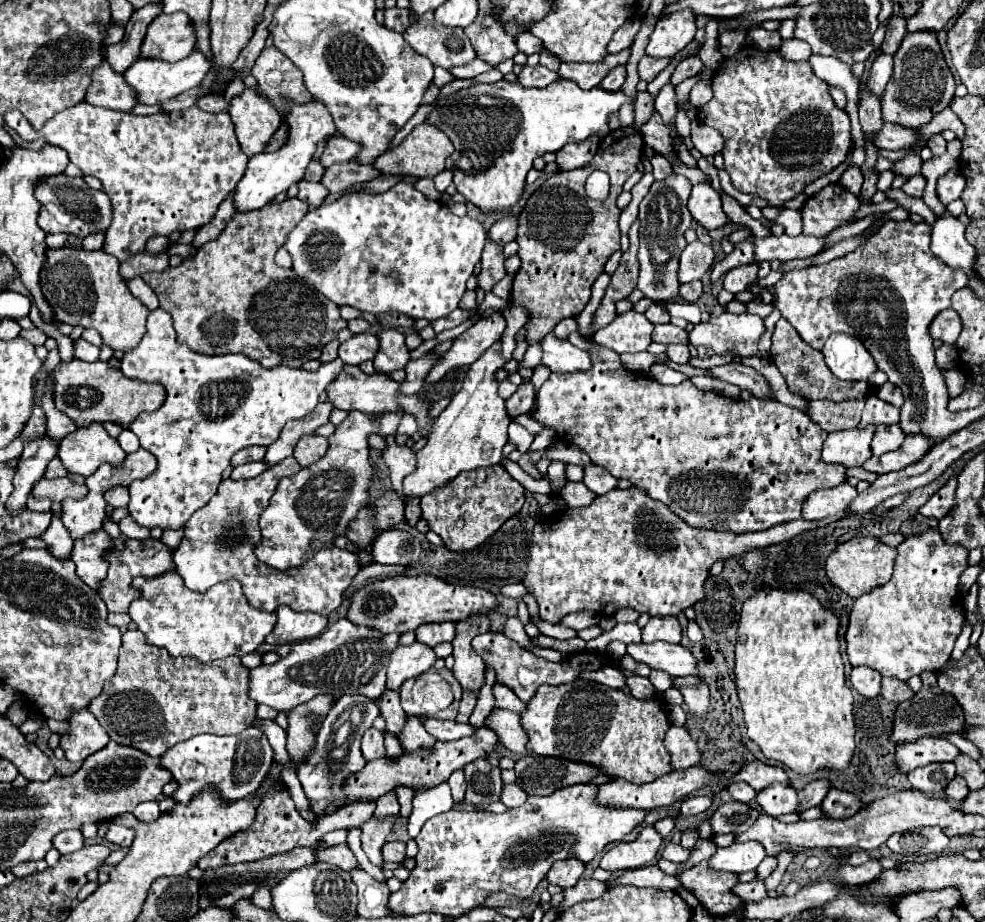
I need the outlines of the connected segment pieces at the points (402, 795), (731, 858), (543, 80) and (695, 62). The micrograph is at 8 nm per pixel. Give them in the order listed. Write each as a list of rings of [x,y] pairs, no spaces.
[[[398,786],[395,788],[398,802],[400,805],[400,815],[409,817],[412,811],[412,801],[415,796],[415,791],[406,786]]]
[[[734,842],[728,848],[718,848],[718,852],[708,862],[714,870],[742,874],[748,870],[756,870],[764,858],[764,848],[760,848],[758,842]]]
[[[536,64],[536,66],[524,66],[522,68],[522,72],[518,74],[518,80],[524,84],[524,86],[548,86],[550,82],[554,82],[554,80],[558,80],[561,78],[556,74],[556,72],[552,72],[552,70],[548,70],[546,66],[542,66],[542,64]]]
[[[698,56],[684,58],[684,60],[676,66],[676,70],[674,70],[674,74],[672,74],[670,82],[676,86],[676,84],[680,84],[682,80],[686,80],[686,78],[690,78],[690,76],[694,76],[694,74],[702,72],[702,68],[704,68],[704,64],[702,64],[702,60],[700,60]]]

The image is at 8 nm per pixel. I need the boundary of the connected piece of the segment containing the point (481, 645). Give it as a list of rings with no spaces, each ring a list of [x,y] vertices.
[[[492,630],[476,636],[472,640],[472,648],[476,650],[476,654],[480,654],[480,658],[484,660],[486,666],[494,668],[496,680],[506,684],[522,702],[530,702],[534,692],[538,690],[538,686],[542,686],[542,684],[574,682],[574,680],[580,678],[582,672],[592,672],[592,670],[604,668],[606,664],[614,664],[612,656],[602,654],[602,652],[590,652],[590,650],[584,650],[584,652],[578,652],[578,654],[568,654],[560,662],[550,662],[550,660],[546,660],[542,656],[536,656],[530,650],[522,648],[514,640],[506,638],[502,632],[492,632]]]

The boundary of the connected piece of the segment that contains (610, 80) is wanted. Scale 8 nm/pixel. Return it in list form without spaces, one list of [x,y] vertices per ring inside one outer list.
[[[616,66],[616,70],[610,76],[606,76],[600,84],[606,86],[608,90],[618,90],[624,84],[624,80],[626,80],[626,66]]]

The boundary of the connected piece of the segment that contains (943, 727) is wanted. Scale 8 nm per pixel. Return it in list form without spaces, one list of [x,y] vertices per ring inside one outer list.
[[[924,672],[922,674],[922,690],[916,692],[910,700],[898,704],[896,714],[894,714],[894,726],[890,740],[896,744],[904,742],[916,742],[920,738],[932,736],[932,738],[942,738],[946,734],[964,734],[968,724],[964,722],[964,714],[960,710],[960,704],[952,698],[952,694],[942,692],[938,688],[934,672]]]

